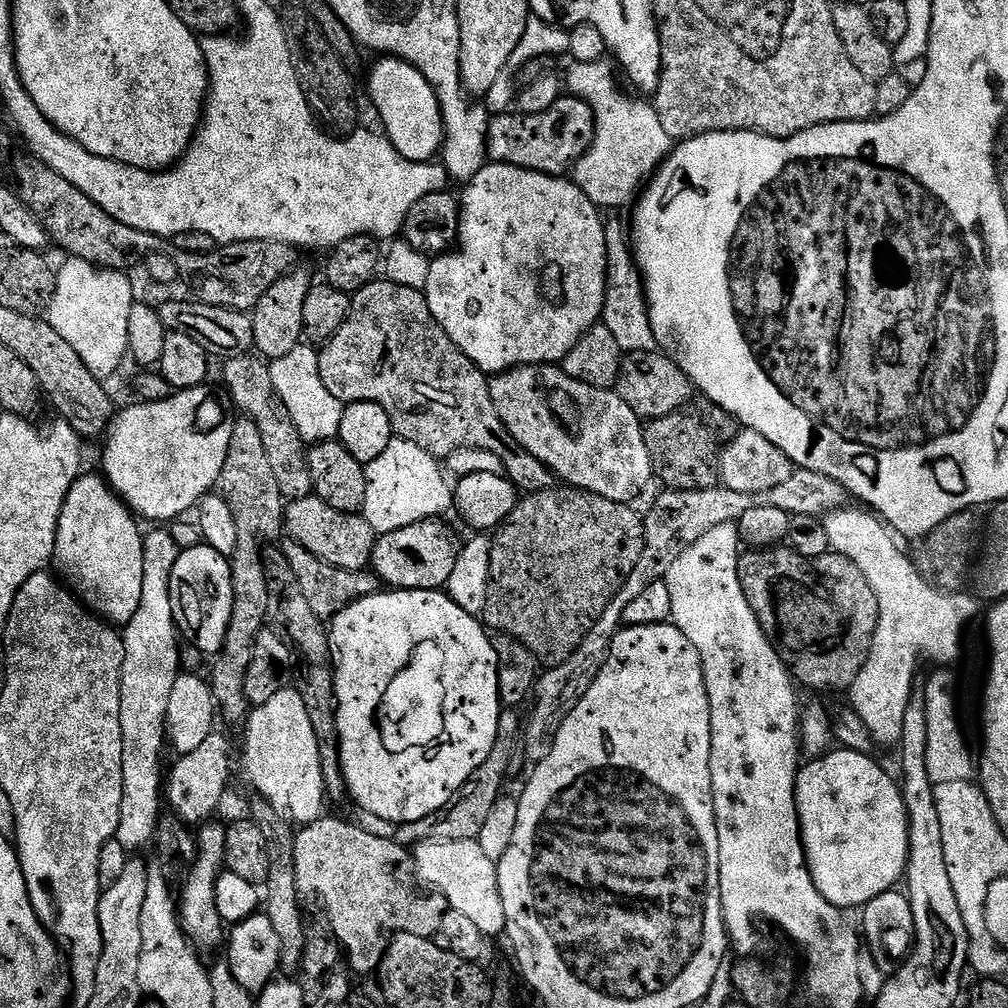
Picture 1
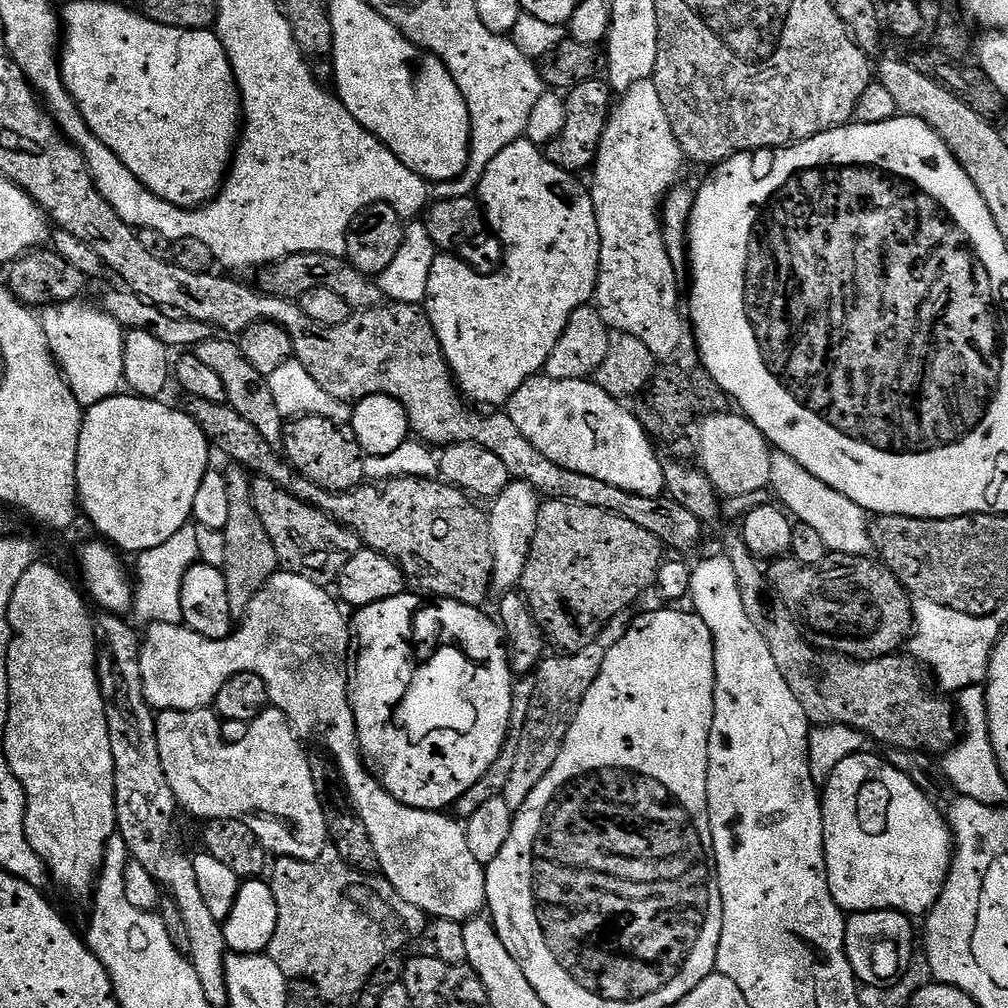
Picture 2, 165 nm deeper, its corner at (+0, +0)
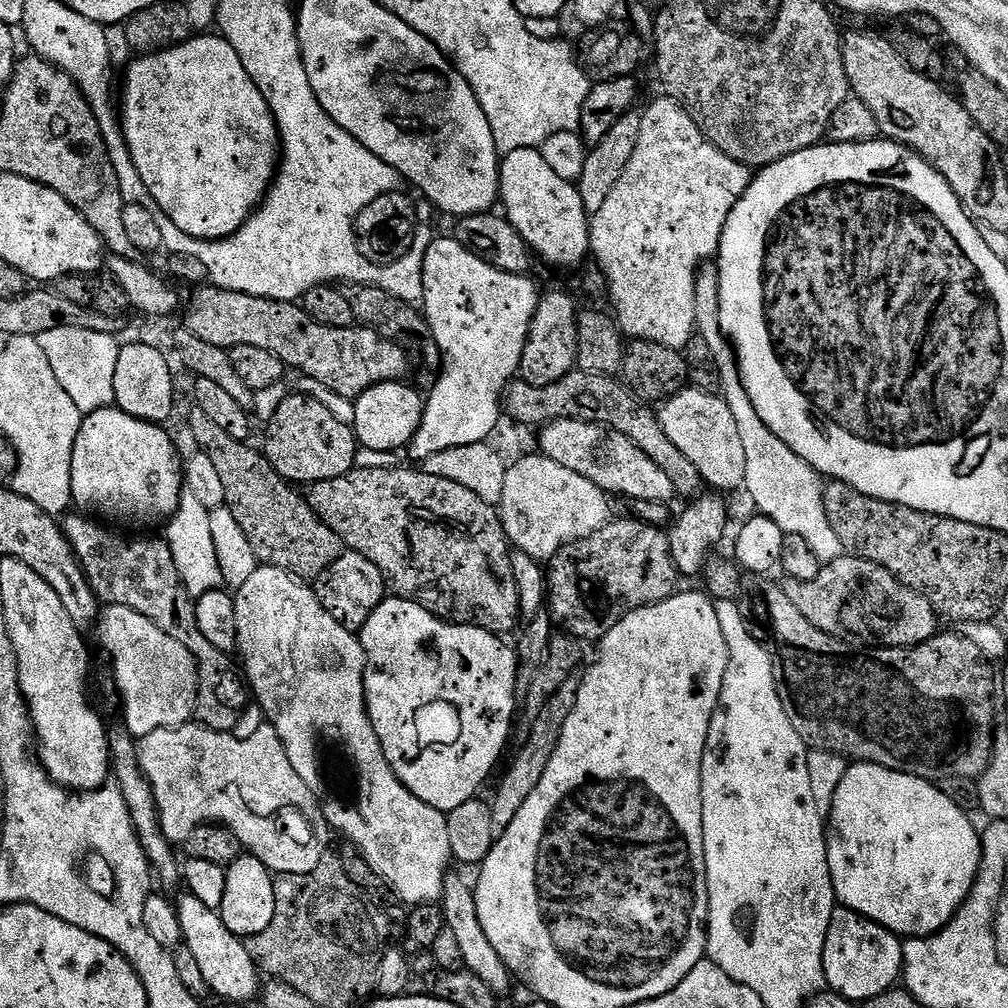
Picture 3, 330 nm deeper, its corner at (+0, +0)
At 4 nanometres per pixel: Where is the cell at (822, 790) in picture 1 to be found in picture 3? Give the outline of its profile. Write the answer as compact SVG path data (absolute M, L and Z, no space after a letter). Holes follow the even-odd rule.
M849 763L845 777L842 778L838 790L834 793L831 815L826 820L828 865L830 866L830 878L832 879L837 901L843 907L878 922L883 928L890 930L895 936L901 938L932 936L936 932L941 932L954 918L954 914L958 909L966 902L980 869L980 842L982 836L978 828L976 832L975 826L972 825L972 819L973 817L969 813L963 812L958 806L954 806L954 802L950 802L950 798L946 798L946 794L942 794L942 790L933 781L895 772L886 766L878 766L877 764Z

